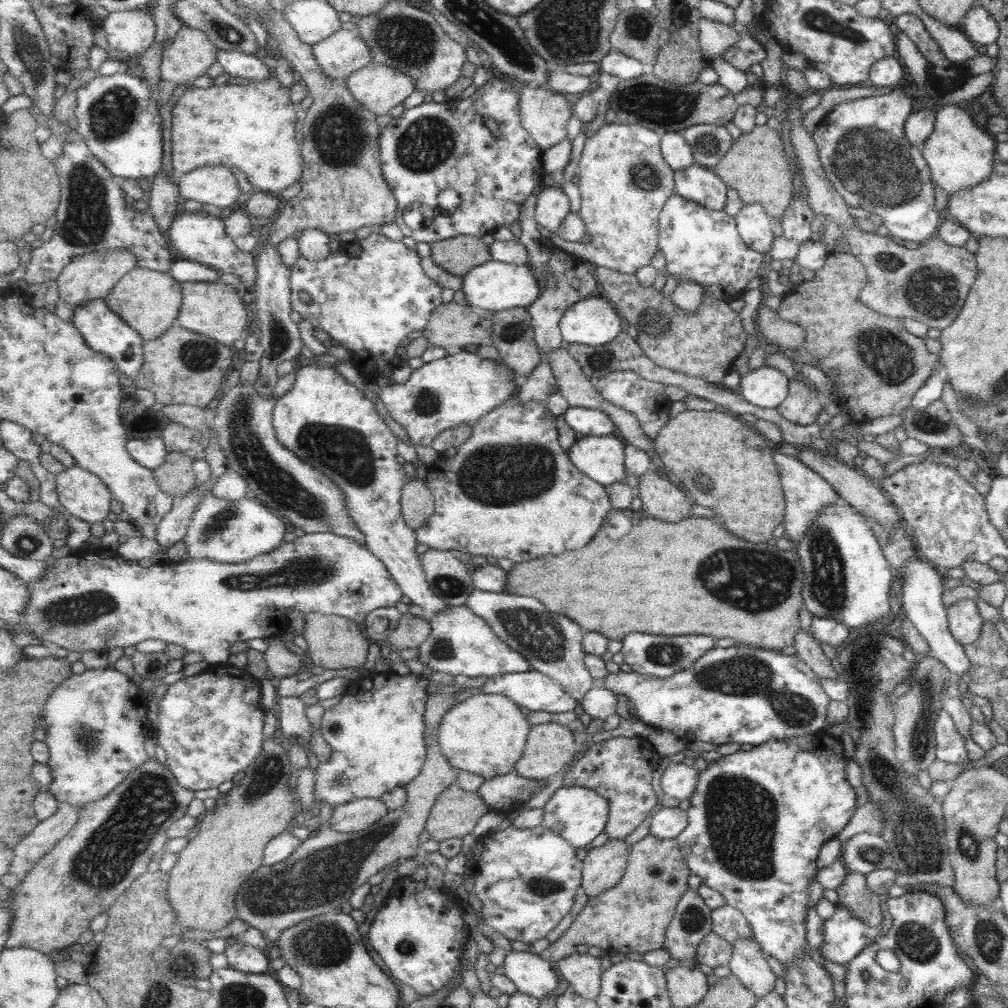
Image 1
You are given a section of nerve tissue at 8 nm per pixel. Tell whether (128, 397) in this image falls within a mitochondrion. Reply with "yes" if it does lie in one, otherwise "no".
no

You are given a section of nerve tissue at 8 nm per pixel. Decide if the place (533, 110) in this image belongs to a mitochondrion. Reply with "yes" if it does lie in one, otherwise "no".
no

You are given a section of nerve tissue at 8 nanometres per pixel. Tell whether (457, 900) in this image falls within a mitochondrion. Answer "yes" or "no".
no

